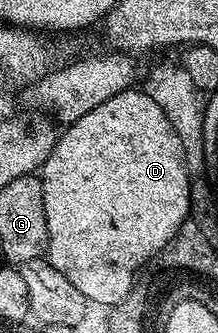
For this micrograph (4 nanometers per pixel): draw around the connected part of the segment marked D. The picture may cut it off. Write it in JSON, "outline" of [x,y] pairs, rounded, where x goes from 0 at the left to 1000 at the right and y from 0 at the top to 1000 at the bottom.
{"outline":[[[596,264],[509,288],[509,300],[472,300],[454,324],[417,324],[362,360],[312,369],[275,393],[252,444],[234,444],[234,468],[188,495],[179,532],[197,553],[197,625],[216,637],[216,709],[225,748],[216,778],[234,796],[289,823],[381,883],[394,901],[454,901],[454,913],[523,919],[537,895],[573,883],[573,835],[592,835],[592,811],[683,763],[683,751],[720,751],[775,703],[794,703],[794,679],[830,664],[830,643],[849,643],[849,595],[876,583],[876,538],[849,511],[849,474],[830,453],[826,414],[789,381],[784,360],[748,336],[748,324],[697,297],[661,267]]]}

